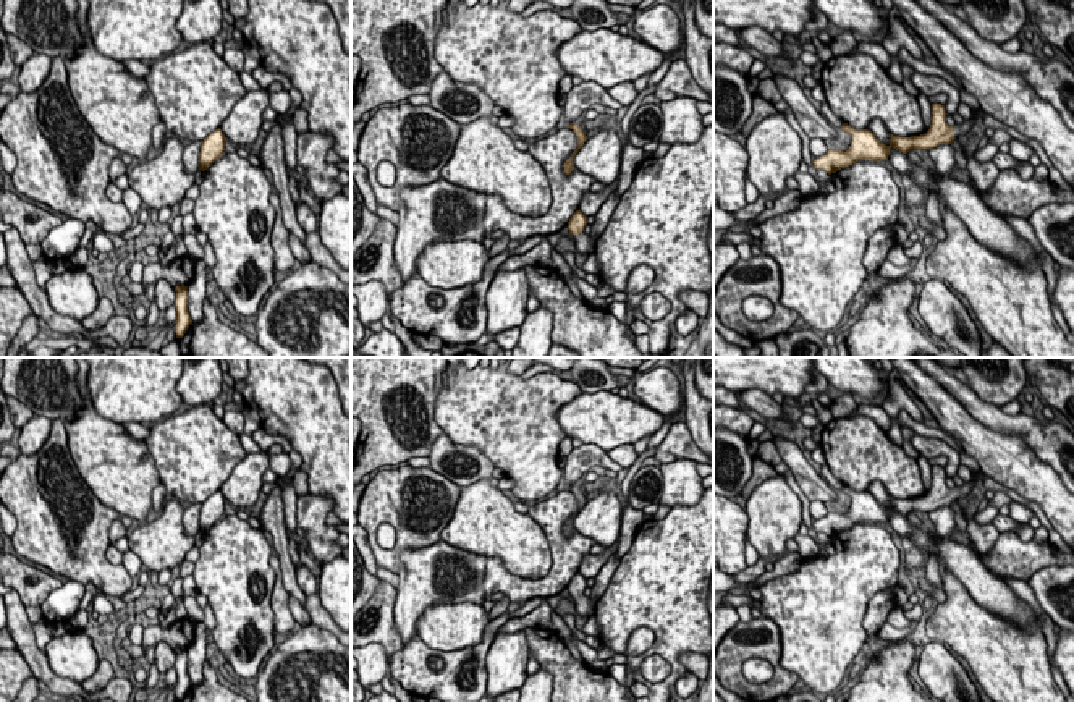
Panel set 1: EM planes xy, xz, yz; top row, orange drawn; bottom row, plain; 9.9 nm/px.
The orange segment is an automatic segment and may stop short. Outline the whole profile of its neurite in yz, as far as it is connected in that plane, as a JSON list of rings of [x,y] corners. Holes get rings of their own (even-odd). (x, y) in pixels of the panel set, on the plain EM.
[[[932,466],[932,487],[927,495],[911,500],[891,497],[888,508],[882,506],[870,492],[854,492],[848,485],[843,485],[841,492],[851,497],[849,511],[846,514],[838,511],[828,513],[812,526],[817,532],[825,532],[831,537],[860,522],[888,522],[891,510],[907,516],[911,511],[930,513],[940,506],[951,506],[953,501],[966,498],[980,485],[980,476],[975,472],[972,472],[972,479],[969,482],[958,482],[953,488],[946,485],[946,477],[945,467]]]

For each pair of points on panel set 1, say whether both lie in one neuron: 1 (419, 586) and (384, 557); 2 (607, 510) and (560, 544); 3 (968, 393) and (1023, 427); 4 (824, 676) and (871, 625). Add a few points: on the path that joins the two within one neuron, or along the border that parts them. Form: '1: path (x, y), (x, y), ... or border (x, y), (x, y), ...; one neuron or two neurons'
1: border (429, 545), (405, 549), (397, 573); two neurons
2: border (575, 528), (596, 542); two neurons
3: path (980, 408), (997, 421), (1008, 424); one neuron
4: border (875, 594), (867, 605), (862, 621), (866, 634); two neurons

